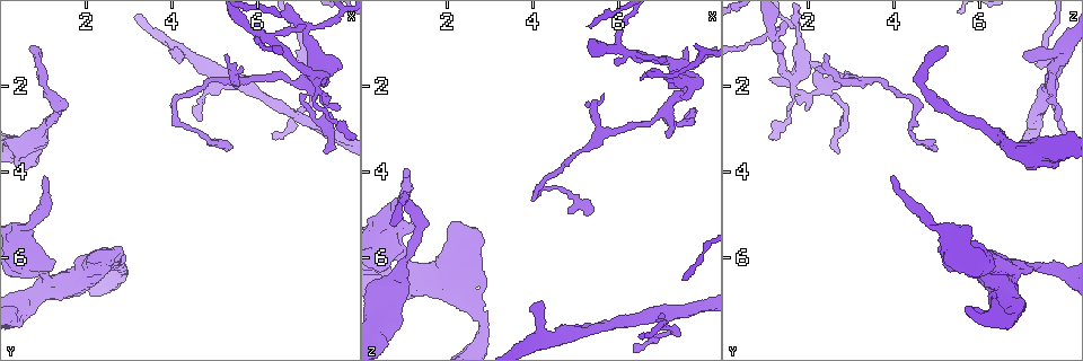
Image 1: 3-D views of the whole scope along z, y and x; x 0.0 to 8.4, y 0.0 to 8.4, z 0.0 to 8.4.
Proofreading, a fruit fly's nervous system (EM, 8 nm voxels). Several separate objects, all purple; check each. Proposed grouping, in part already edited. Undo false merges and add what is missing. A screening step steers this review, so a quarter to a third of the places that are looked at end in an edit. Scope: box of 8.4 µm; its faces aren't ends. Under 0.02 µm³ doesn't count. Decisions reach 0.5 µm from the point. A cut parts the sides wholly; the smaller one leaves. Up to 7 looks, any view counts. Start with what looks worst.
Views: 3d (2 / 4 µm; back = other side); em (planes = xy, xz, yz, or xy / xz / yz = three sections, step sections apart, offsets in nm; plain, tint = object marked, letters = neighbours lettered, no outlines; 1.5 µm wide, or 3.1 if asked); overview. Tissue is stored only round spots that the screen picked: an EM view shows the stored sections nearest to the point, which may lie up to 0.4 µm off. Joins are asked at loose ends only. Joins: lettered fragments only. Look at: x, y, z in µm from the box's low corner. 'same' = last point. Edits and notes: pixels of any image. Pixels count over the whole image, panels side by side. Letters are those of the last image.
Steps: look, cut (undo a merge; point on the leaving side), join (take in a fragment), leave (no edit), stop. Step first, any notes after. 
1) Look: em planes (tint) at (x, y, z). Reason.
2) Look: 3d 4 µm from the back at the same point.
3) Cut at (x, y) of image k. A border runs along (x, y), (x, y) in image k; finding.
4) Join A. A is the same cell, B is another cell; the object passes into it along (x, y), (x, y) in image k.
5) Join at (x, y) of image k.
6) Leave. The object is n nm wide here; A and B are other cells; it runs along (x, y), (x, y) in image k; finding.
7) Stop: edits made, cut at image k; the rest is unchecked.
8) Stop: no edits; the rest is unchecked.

Look: 3d 2 µm at (0.70, 1.15, 5.25). Long arm stops here.

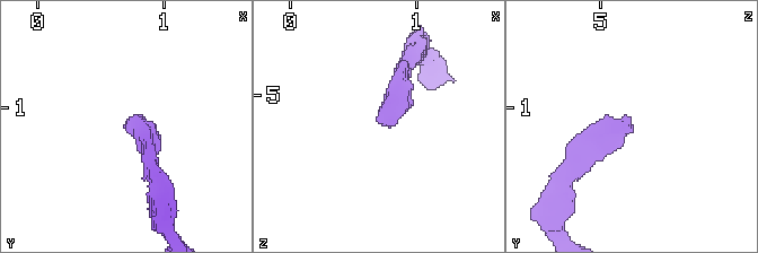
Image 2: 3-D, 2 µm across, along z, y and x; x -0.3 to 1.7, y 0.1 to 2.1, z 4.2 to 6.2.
Look: em planes (letters) at (0.74, 1.14, 5.24).

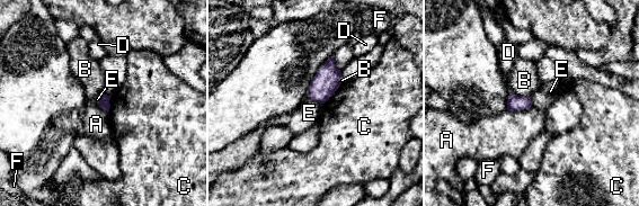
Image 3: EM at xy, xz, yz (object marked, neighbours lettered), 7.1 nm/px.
Leave. A, B, C, D, E and F are other cells; a border runs along (310, 99), (322, 104) in image 3; no lettered fragment goes on from it.

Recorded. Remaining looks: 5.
Look: 3d 4 µm at (7.45, 1.70, 1.70). Three-way junction.

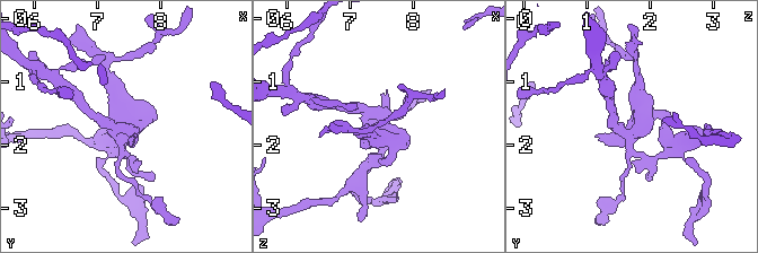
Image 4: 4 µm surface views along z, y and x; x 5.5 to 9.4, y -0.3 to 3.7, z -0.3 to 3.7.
Look: em planes (letters) at (7.40, 1.75, 1.75). Shape alone is not enough.

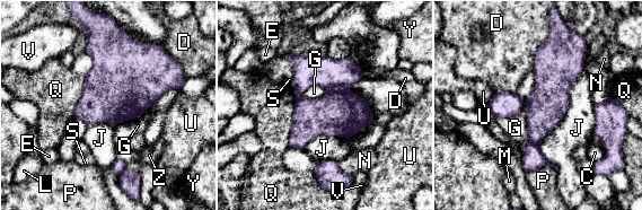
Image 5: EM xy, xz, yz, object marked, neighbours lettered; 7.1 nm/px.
Cut at (318, 71) of image 5. C, D, E, G, J, L, M, N, P, Q, S, U, V, Y and Z are other cells; a border runs along (349, 89), (331, 88), (328, 90) in image 5; a second neuron is stuck on.

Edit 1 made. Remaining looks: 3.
Look: overview. Redraw.

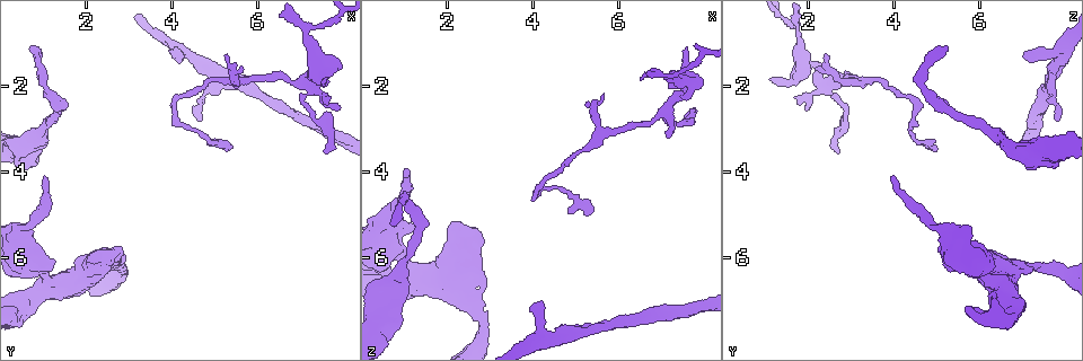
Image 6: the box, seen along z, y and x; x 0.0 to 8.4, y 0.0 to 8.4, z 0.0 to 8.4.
Look: em yz step 8 (letters) at (1.00, 4.05, 4.00). Thin end.

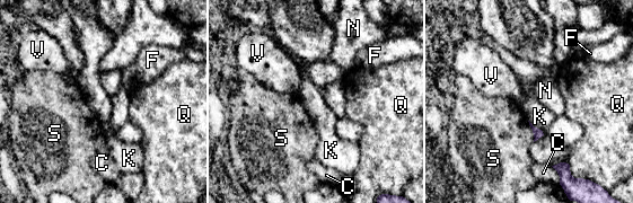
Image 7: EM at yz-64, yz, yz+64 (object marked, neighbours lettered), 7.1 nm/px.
Look: em planes (letters) at the same point. Another direction.

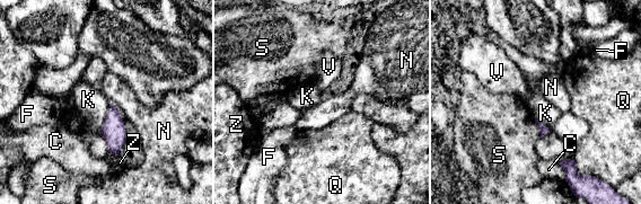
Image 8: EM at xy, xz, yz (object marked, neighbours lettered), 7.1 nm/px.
Leave. The longest contact is with K, 170 nm; C, F, K, N, Q, S, V and Z are other cells; a border runs along (534, 116), (549, 130), (539, 139) in image 8; no lettered fragment goes on from it.

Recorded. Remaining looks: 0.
Stop: edits made, cut at image 5; the rest is unchecked.

